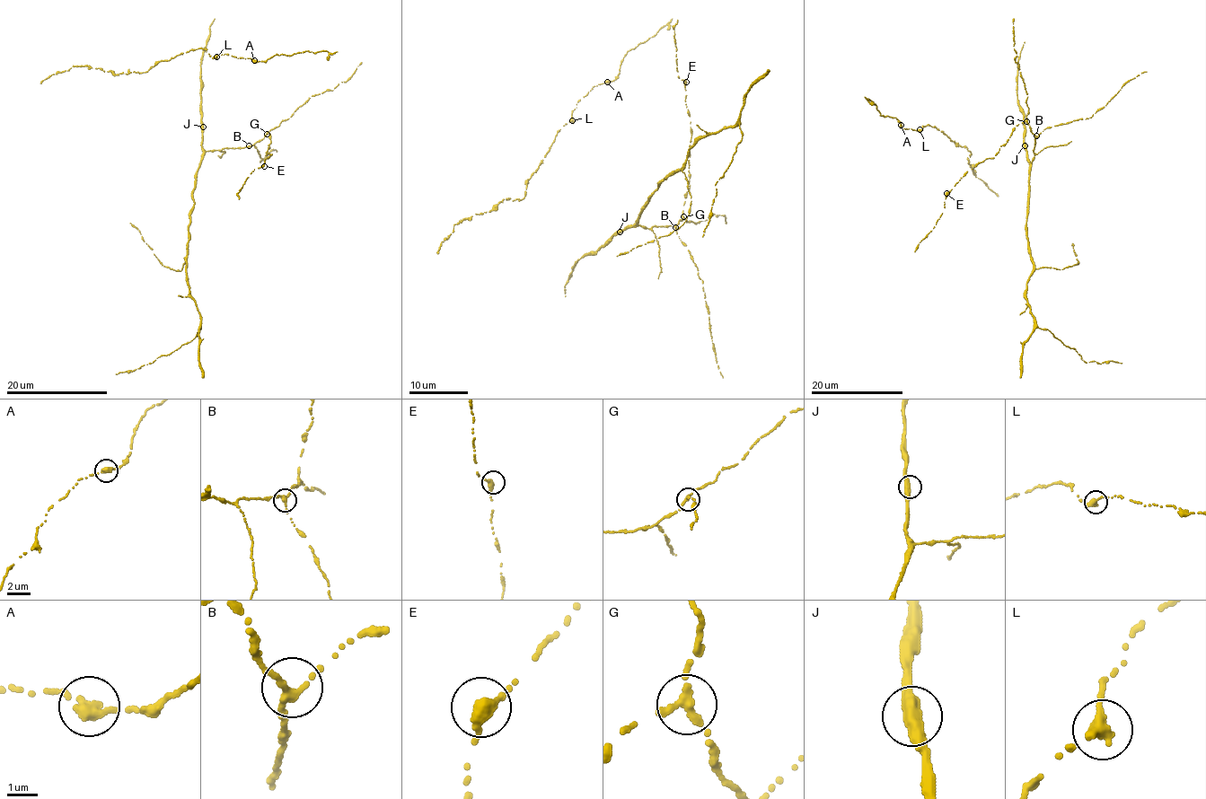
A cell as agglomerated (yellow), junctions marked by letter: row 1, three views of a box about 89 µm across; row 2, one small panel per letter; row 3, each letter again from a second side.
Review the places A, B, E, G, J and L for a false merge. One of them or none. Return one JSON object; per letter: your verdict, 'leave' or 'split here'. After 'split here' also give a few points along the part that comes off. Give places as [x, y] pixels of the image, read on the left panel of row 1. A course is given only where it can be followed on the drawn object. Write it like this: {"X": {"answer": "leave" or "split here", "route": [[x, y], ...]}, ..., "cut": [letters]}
{"A": {"answer": "leave"}, "B": {"answer": "leave"}, "E": {"answer": "leave"}, "G": {"answer": "leave"}, "J": {"answer": "leave"}, "L": {"answer": "leave"}, "cut": []}

